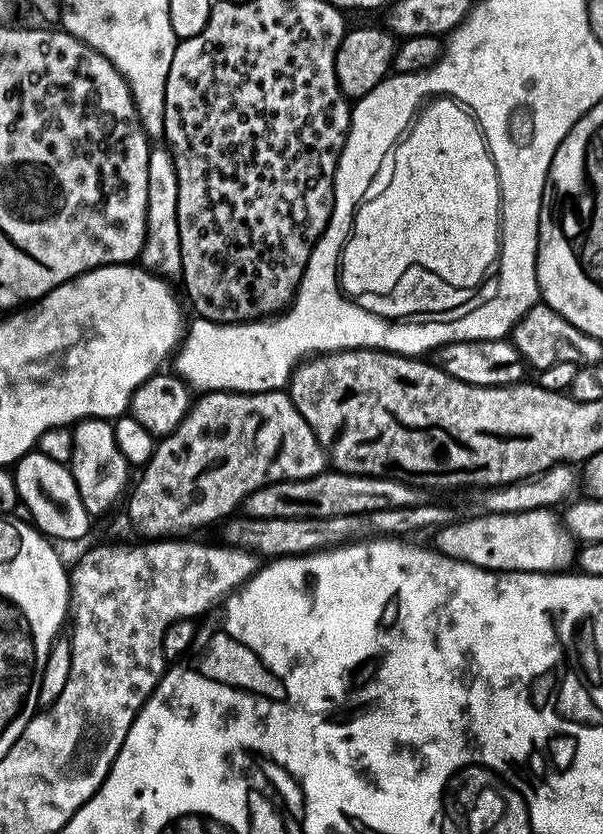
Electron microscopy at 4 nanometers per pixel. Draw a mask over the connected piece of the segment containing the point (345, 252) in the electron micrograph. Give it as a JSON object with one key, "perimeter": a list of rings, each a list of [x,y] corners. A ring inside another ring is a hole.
{"perimeter":[[[433,98],[421,107],[412,127],[393,149],[390,168],[391,164],[392,173],[388,176],[388,185],[380,193],[377,191],[375,194],[369,195],[356,211],[352,237],[348,239],[340,255],[340,276],[344,279],[345,287],[351,292],[388,290],[410,262],[424,262],[426,266],[430,266],[432,270],[436,270],[438,274],[448,278],[448,282],[458,284],[456,290],[466,293],[464,286],[470,286],[480,279],[489,260],[492,260],[493,254],[500,254],[500,183],[498,182],[498,170],[494,166],[494,158],[490,154],[488,143],[484,140],[484,131],[481,130],[480,123],[463,104],[451,98]]]}

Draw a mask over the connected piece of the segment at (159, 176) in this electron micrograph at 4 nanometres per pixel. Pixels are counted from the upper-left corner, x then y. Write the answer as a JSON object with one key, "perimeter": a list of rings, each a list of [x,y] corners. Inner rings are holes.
{"perimeter":[[[153,147],[146,162],[146,238],[140,251],[139,263],[157,276],[174,278],[182,270],[182,241],[178,239],[178,170],[174,170],[174,158],[167,147]]]}

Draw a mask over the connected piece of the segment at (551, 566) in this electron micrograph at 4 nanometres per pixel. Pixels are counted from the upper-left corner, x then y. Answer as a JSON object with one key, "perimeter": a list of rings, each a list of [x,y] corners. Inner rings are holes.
{"perimeter":[[[551,508],[514,514],[490,512],[445,524],[435,533],[437,552],[495,572],[564,572],[576,562],[578,541],[564,525],[564,517]]]}

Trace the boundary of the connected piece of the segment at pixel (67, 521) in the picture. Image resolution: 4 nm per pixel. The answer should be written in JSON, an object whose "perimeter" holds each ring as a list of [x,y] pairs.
{"perimeter":[[[33,450],[16,461],[12,473],[17,499],[30,510],[31,523],[41,533],[58,542],[72,542],[82,539],[89,532],[92,517],[82,503],[69,465],[55,462],[54,458]]]}

